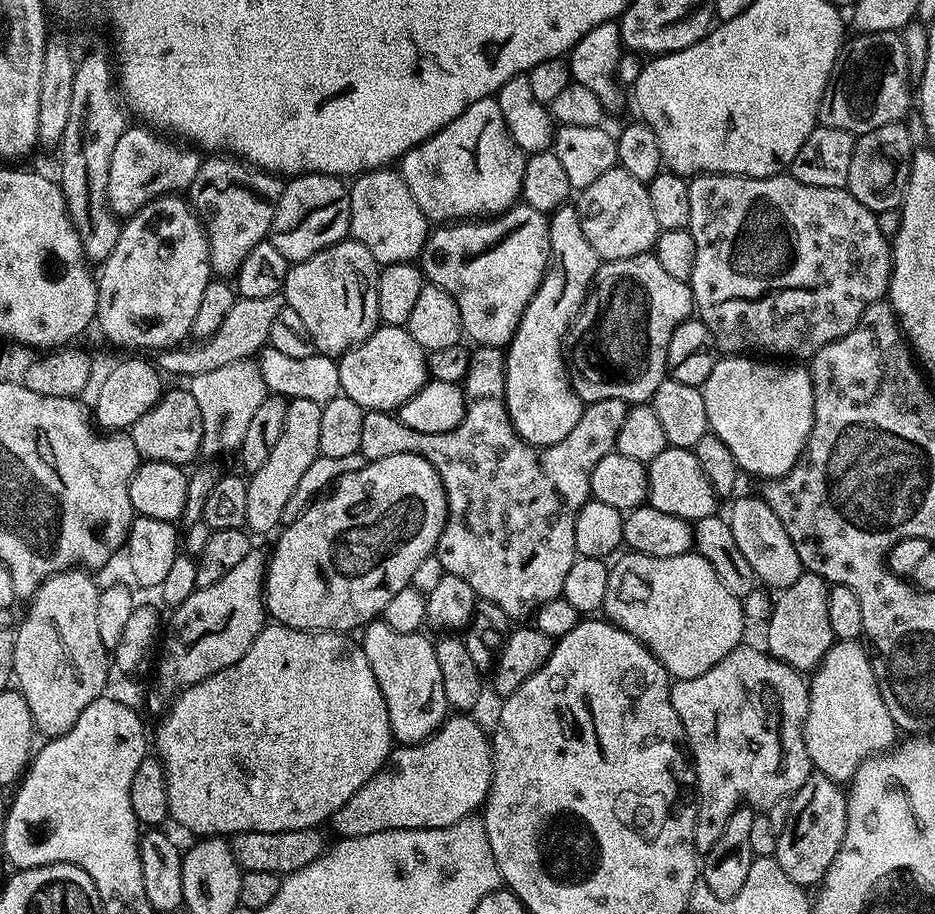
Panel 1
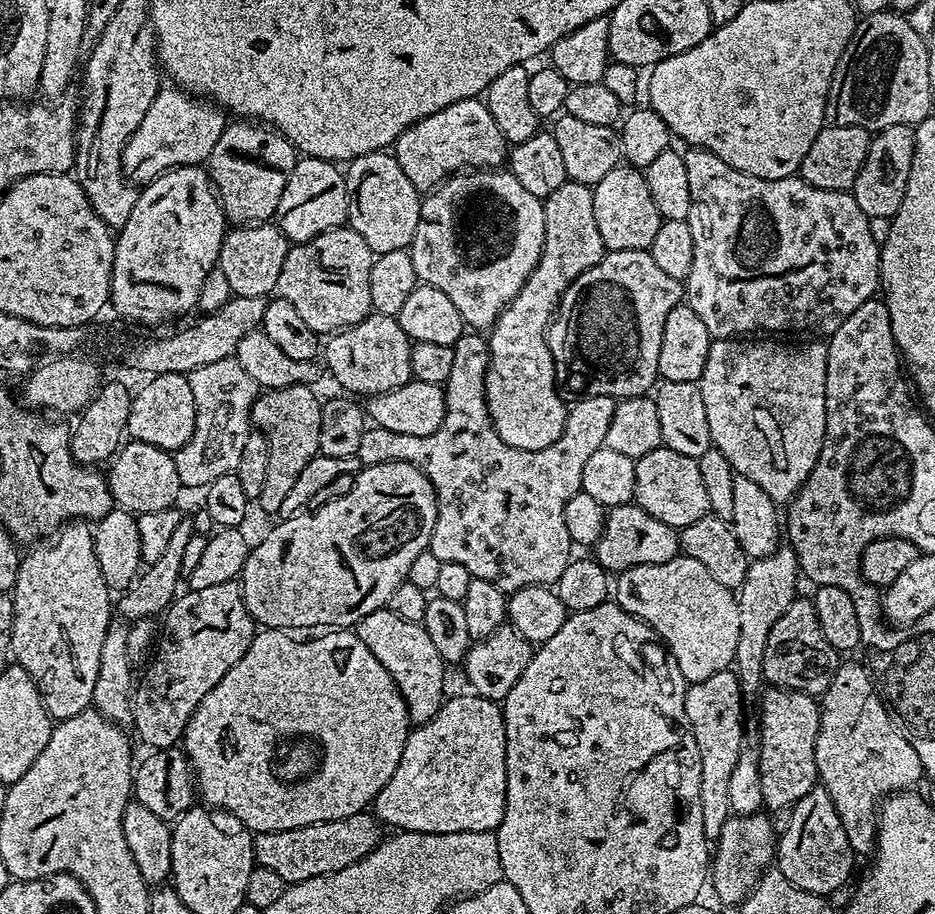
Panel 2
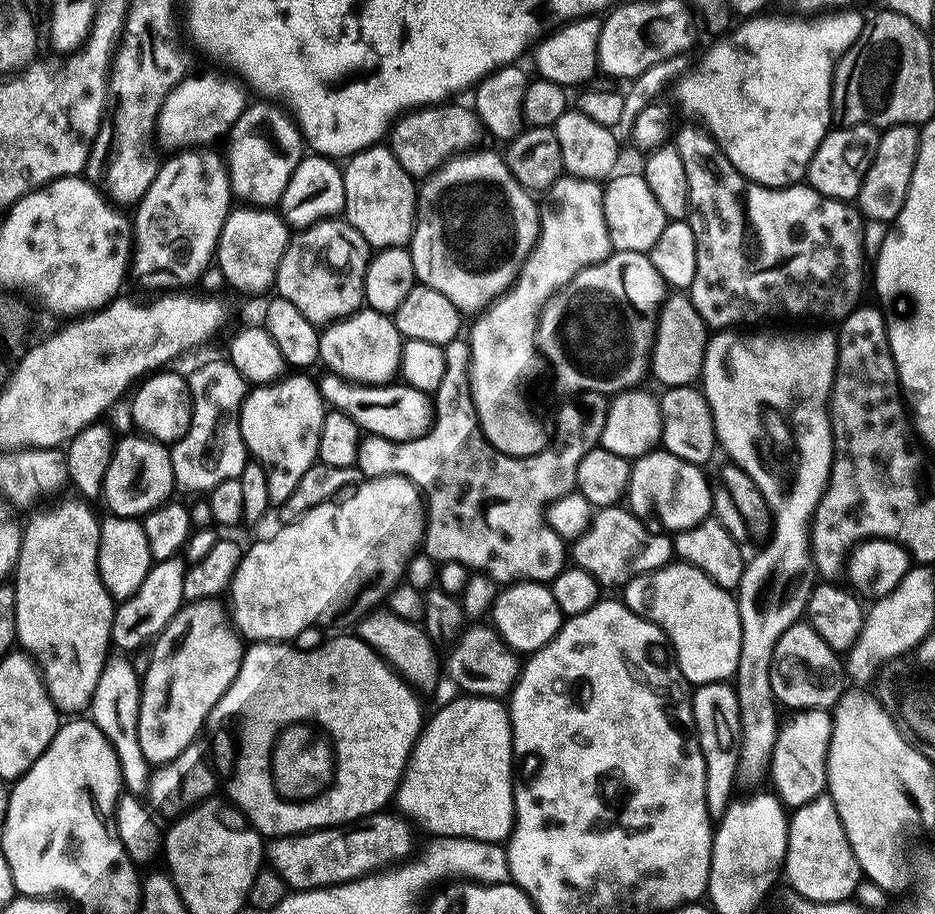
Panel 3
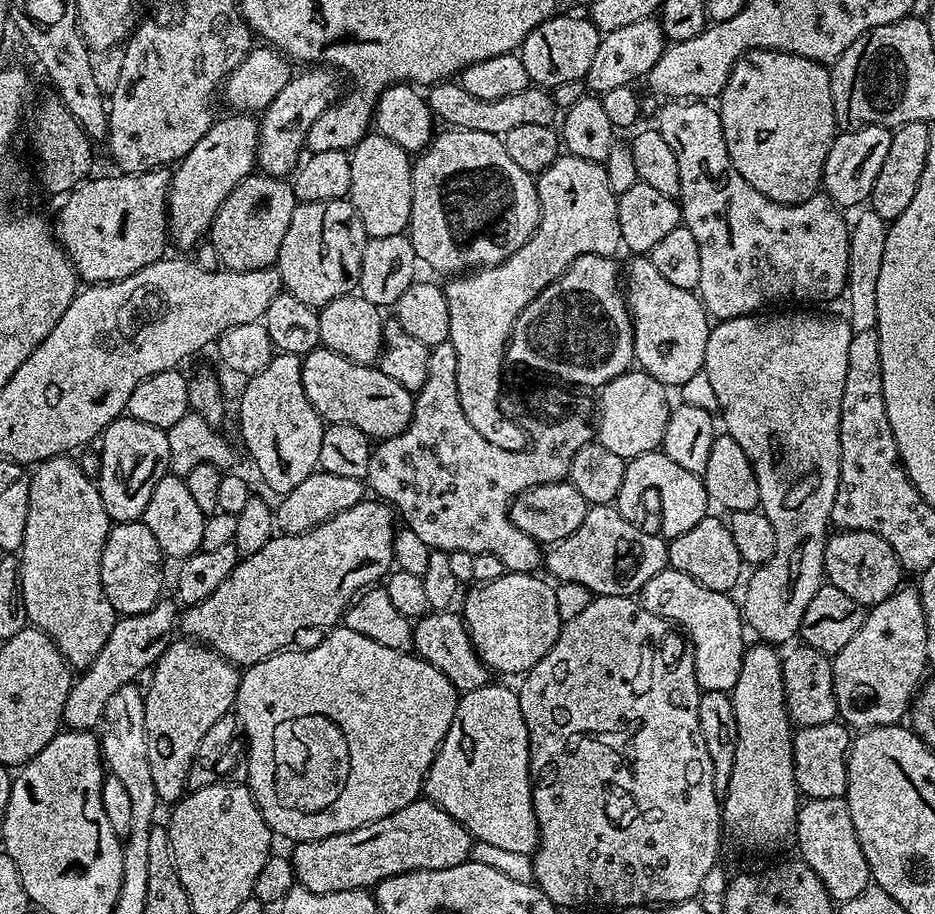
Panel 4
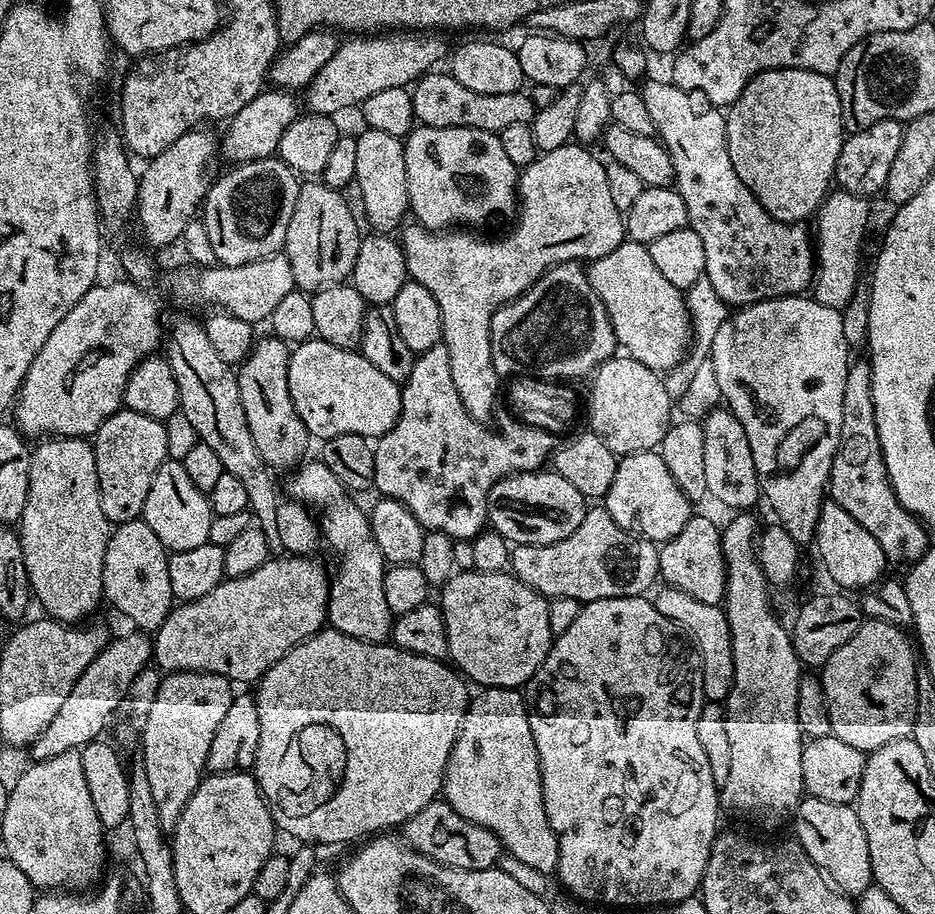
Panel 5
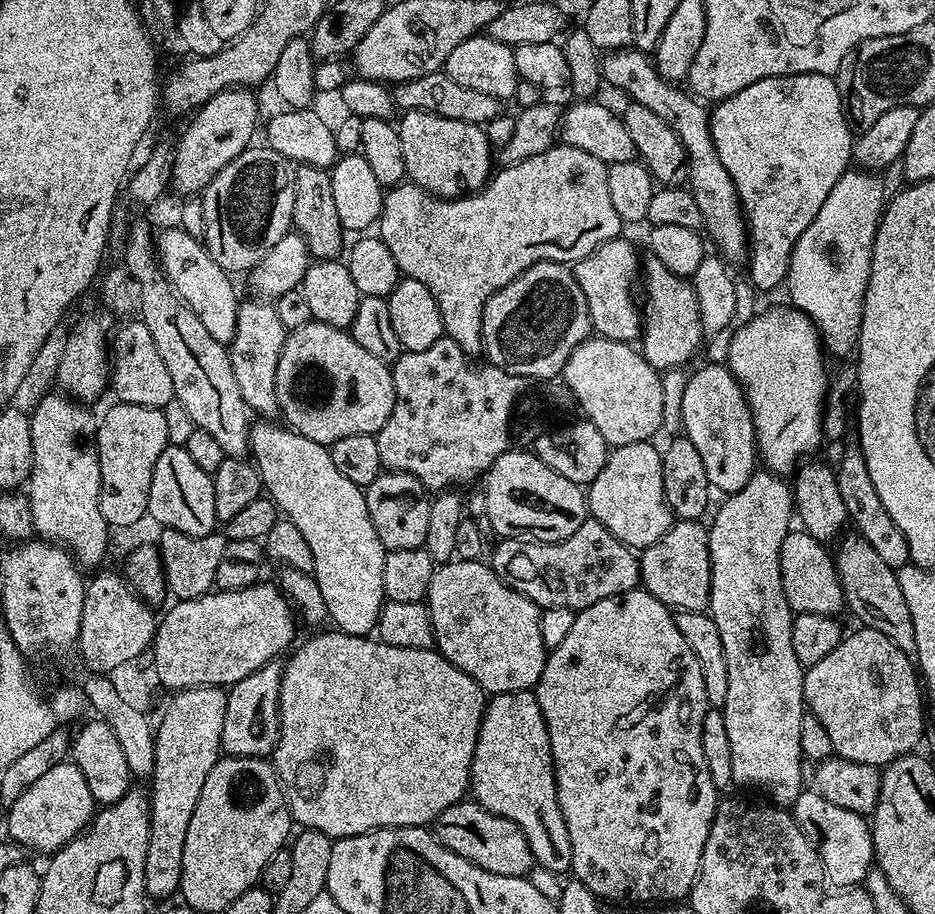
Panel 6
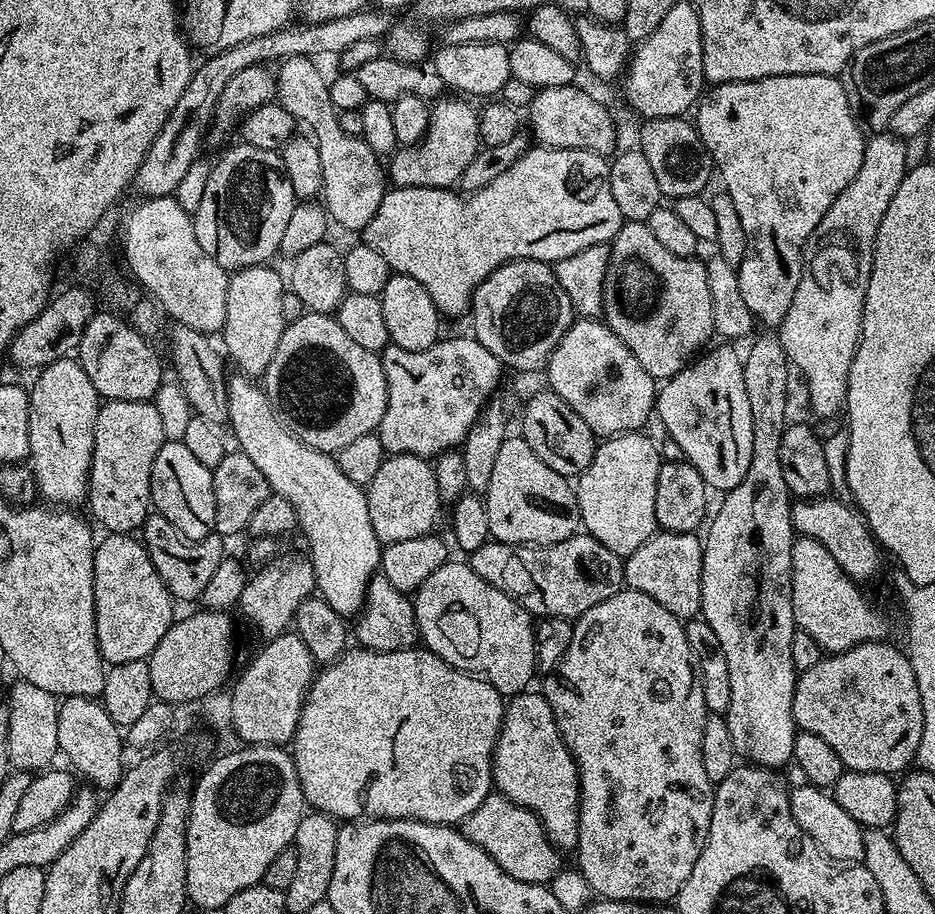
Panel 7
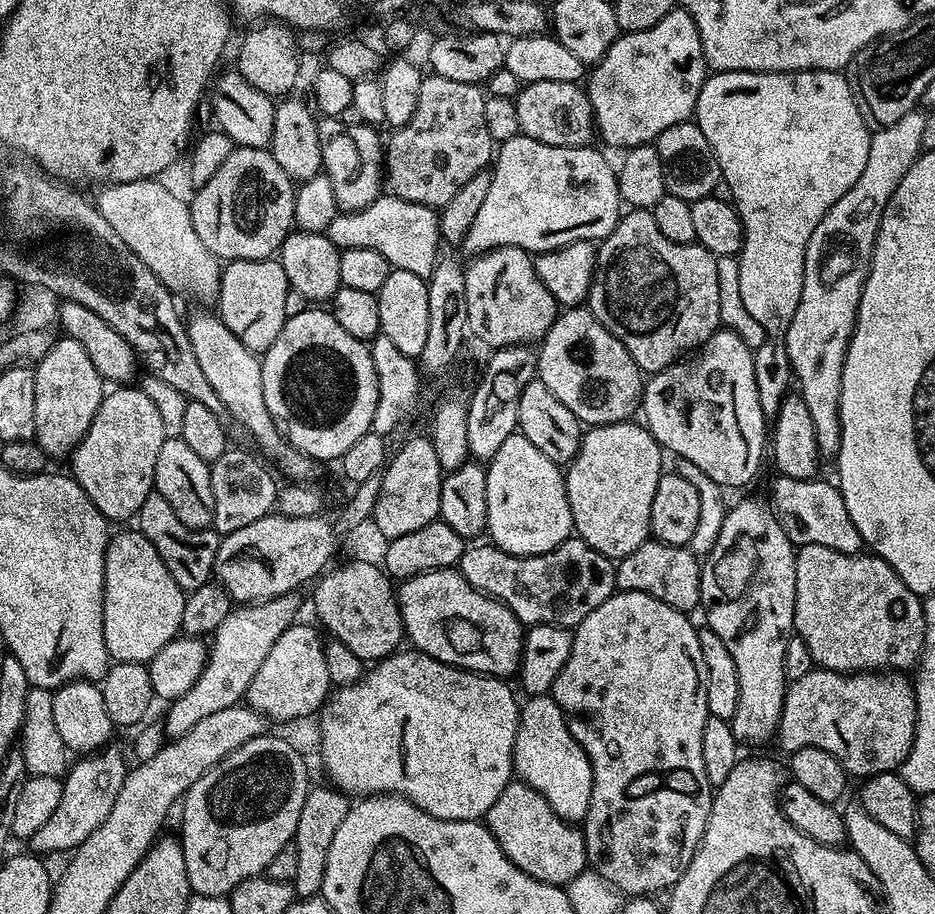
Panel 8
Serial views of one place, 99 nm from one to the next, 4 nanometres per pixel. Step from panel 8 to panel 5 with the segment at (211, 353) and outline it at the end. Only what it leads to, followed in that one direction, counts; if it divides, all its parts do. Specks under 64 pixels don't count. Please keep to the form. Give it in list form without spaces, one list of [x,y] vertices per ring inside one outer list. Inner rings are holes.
[[[309,459],[291,473],[287,495],[318,510],[320,535],[325,545],[332,547],[340,565],[330,576],[328,589],[327,623],[337,632],[365,640],[371,644],[385,643],[392,635],[393,614],[386,606],[386,593],[382,591],[382,578],[386,565],[372,537],[369,517],[351,500],[344,484],[324,465],[323,459]]]

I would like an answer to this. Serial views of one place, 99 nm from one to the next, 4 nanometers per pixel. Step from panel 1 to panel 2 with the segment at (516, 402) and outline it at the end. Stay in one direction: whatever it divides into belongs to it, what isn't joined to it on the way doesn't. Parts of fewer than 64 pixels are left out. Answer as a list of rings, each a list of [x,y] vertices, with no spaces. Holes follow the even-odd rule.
[[[571,182],[558,186],[558,190],[554,190],[554,194],[544,200],[544,249],[538,258],[538,266],[530,274],[530,278],[526,278],[522,290],[518,290],[516,297],[508,303],[507,310],[492,325],[487,337],[488,377],[484,379],[484,393],[488,399],[488,413],[492,424],[498,430],[498,438],[502,438],[506,446],[531,452],[542,450],[558,442],[558,438],[564,433],[568,408],[560,397],[556,367],[548,345],[548,325],[574,278],[597,264],[604,257],[605,251],[602,234],[598,234],[598,225],[594,223],[592,188],[586,184]]]

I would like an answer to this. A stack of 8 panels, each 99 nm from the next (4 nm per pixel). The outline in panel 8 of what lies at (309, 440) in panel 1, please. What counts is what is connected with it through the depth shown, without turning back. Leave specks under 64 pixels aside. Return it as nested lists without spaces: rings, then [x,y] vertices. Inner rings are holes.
[[[279,259],[233,260],[223,265],[220,274],[218,315],[221,322],[252,352],[263,354],[282,334],[282,326],[289,316],[286,314],[288,293],[286,270],[282,270]]]

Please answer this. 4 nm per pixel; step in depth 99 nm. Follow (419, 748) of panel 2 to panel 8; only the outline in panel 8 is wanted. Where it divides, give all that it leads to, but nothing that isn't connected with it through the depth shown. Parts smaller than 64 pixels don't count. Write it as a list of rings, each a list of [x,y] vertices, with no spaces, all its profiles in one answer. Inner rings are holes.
[[[551,694],[528,696],[525,701],[520,709],[520,725],[514,744],[512,766],[515,775],[534,790],[538,790],[538,794],[542,794],[542,798],[550,802],[550,806],[560,818],[579,825],[590,810],[592,793],[592,764],[588,760],[586,750],[582,750],[582,746],[574,738],[574,734],[568,728],[569,717],[560,709]]]

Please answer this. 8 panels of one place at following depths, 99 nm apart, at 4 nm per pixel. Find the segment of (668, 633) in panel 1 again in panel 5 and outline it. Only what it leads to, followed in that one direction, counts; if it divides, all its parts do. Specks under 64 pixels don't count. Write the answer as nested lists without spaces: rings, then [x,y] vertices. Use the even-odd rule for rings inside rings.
[[[664,586],[661,589],[661,592],[654,596],[658,614],[662,614],[666,619],[671,620],[677,629],[687,633],[690,640],[690,635],[692,635],[693,641],[691,640],[691,643],[699,655],[704,674],[702,690],[704,691],[705,701],[727,701],[734,682],[734,654],[732,653],[730,626],[723,607],[719,604],[698,602],[698,598],[690,598],[690,594],[686,594],[677,588]]]

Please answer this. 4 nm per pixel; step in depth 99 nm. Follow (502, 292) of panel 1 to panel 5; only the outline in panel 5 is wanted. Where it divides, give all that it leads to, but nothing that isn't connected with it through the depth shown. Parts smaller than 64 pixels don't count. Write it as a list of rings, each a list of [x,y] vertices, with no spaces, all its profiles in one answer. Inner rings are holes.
[[[423,126],[413,127],[404,140],[404,157],[406,158],[406,190],[408,191],[408,206],[415,223],[421,224],[423,228],[433,230],[456,230],[463,226],[468,230],[484,228],[487,224],[500,224],[503,220],[511,221],[518,212],[518,169],[514,162],[502,150],[502,142],[499,135],[486,130],[474,130],[473,128],[425,128]]]

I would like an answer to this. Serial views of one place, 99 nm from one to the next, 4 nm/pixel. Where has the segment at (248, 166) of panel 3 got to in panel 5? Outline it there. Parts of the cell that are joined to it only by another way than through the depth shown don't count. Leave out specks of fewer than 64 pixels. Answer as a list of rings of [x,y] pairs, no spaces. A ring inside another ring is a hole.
[[[396,30],[391,34],[356,34],[351,38],[345,39],[341,43],[339,50],[314,74],[314,78],[309,82],[306,89],[308,95],[309,113],[317,116],[327,116],[337,114],[343,108],[355,109],[363,104],[370,94],[379,94],[381,90],[390,90],[391,88],[408,88],[413,82],[420,79],[426,72],[431,72],[437,67],[440,59],[445,59],[446,48],[444,52],[444,40],[440,34],[417,34],[412,30]]]

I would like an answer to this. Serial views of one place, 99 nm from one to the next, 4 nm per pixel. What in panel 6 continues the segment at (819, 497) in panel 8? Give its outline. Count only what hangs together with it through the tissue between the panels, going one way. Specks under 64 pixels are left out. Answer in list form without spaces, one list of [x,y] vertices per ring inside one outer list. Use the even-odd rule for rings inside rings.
[[[844,534],[839,537],[834,548],[836,572],[840,575],[840,585],[844,591],[844,602],[847,611],[853,612],[860,619],[859,623],[866,628],[886,634],[913,662],[918,658],[918,642],[914,642],[914,618],[906,606],[906,597],[902,595],[902,586],[898,586],[897,569],[886,566],[882,557],[858,534]]]

